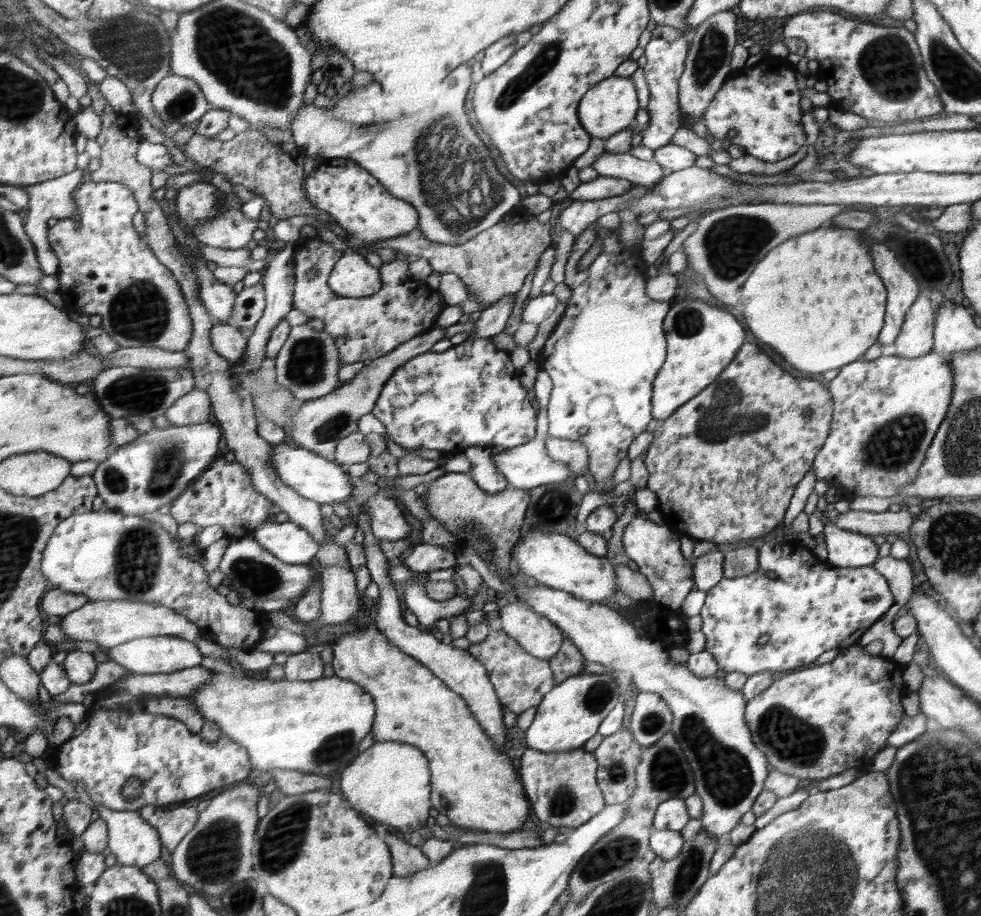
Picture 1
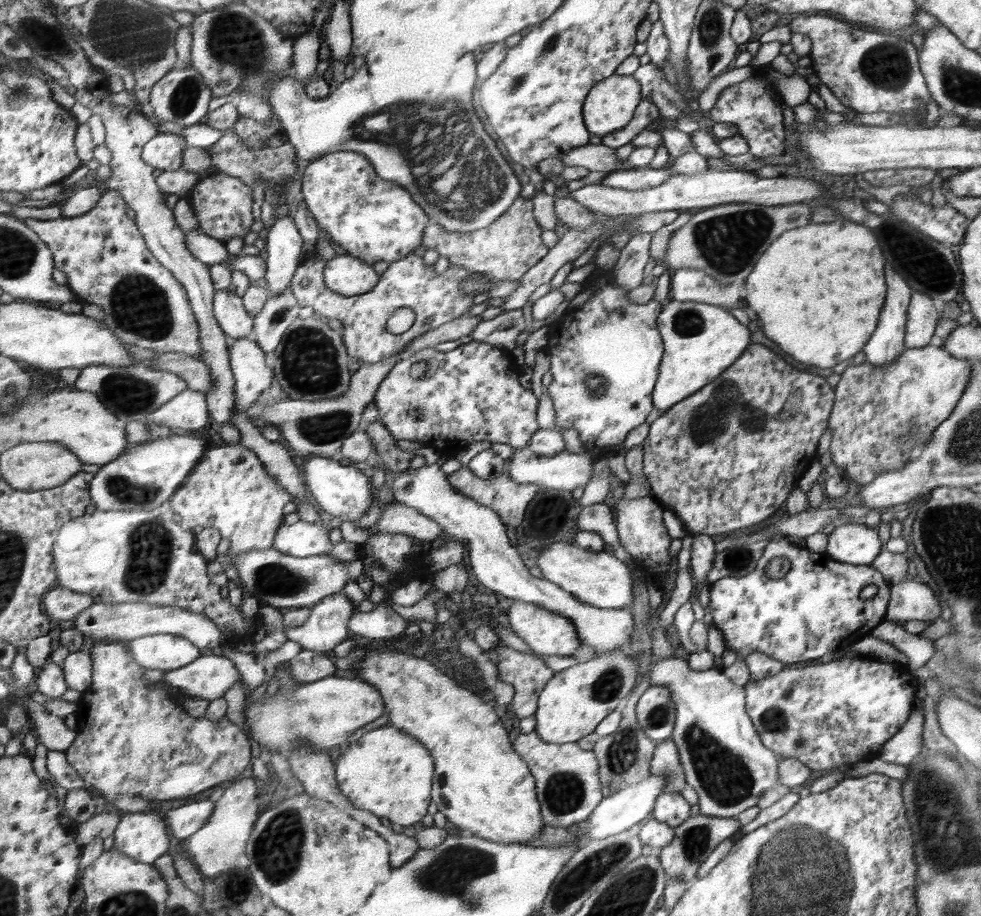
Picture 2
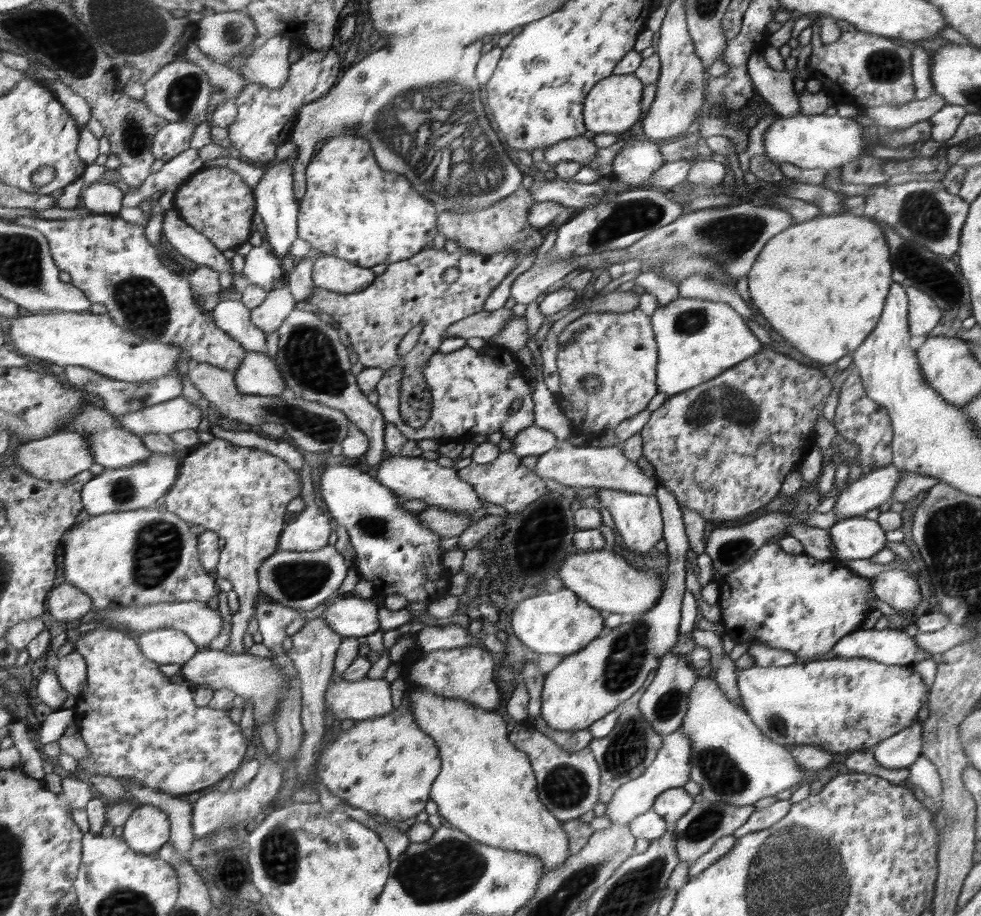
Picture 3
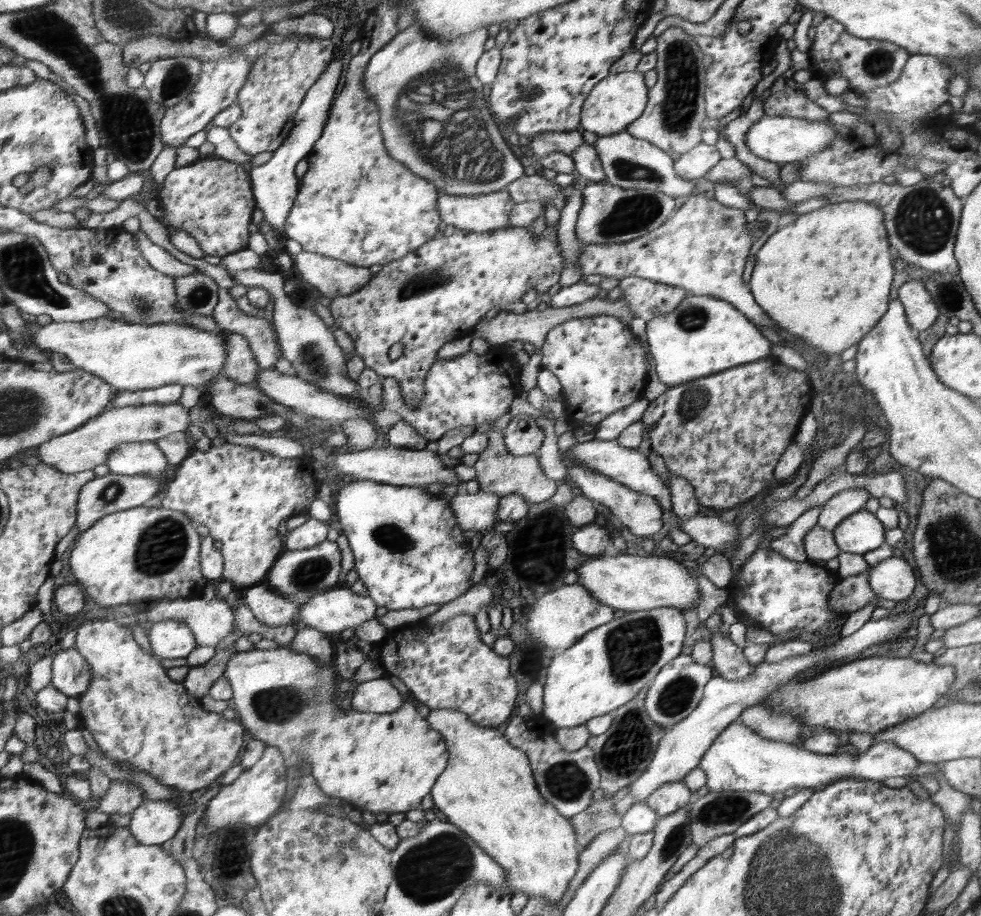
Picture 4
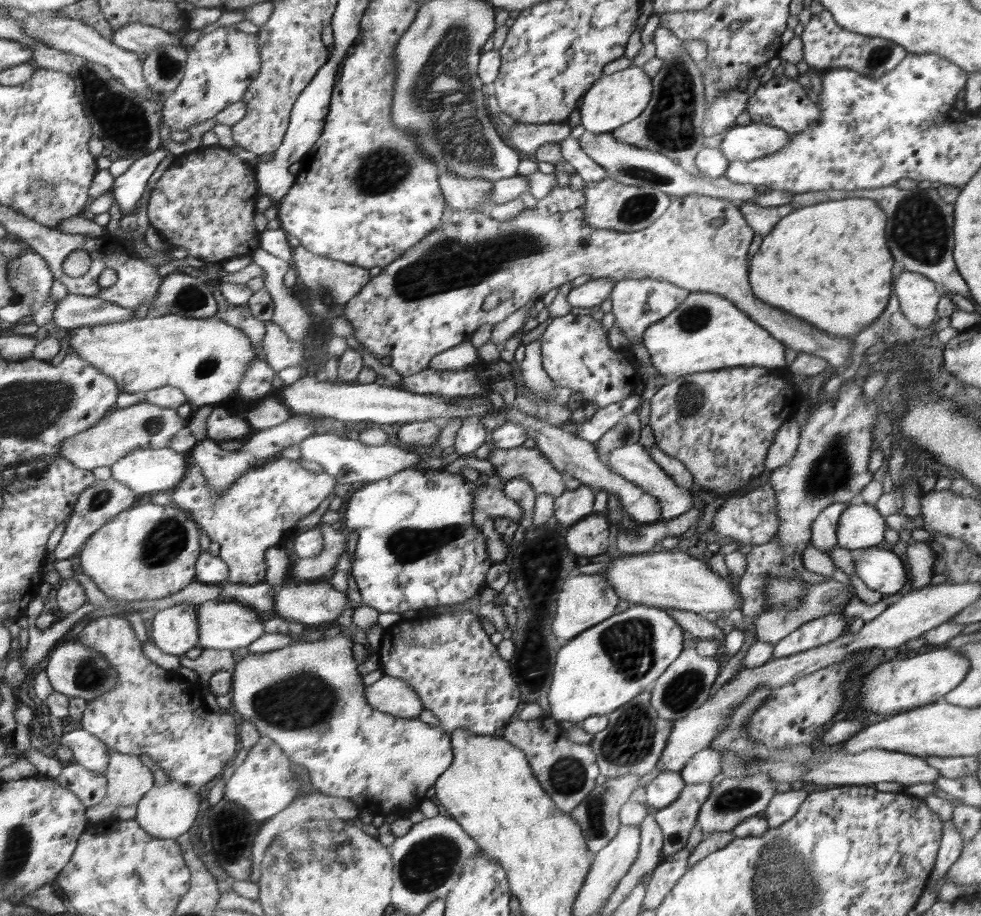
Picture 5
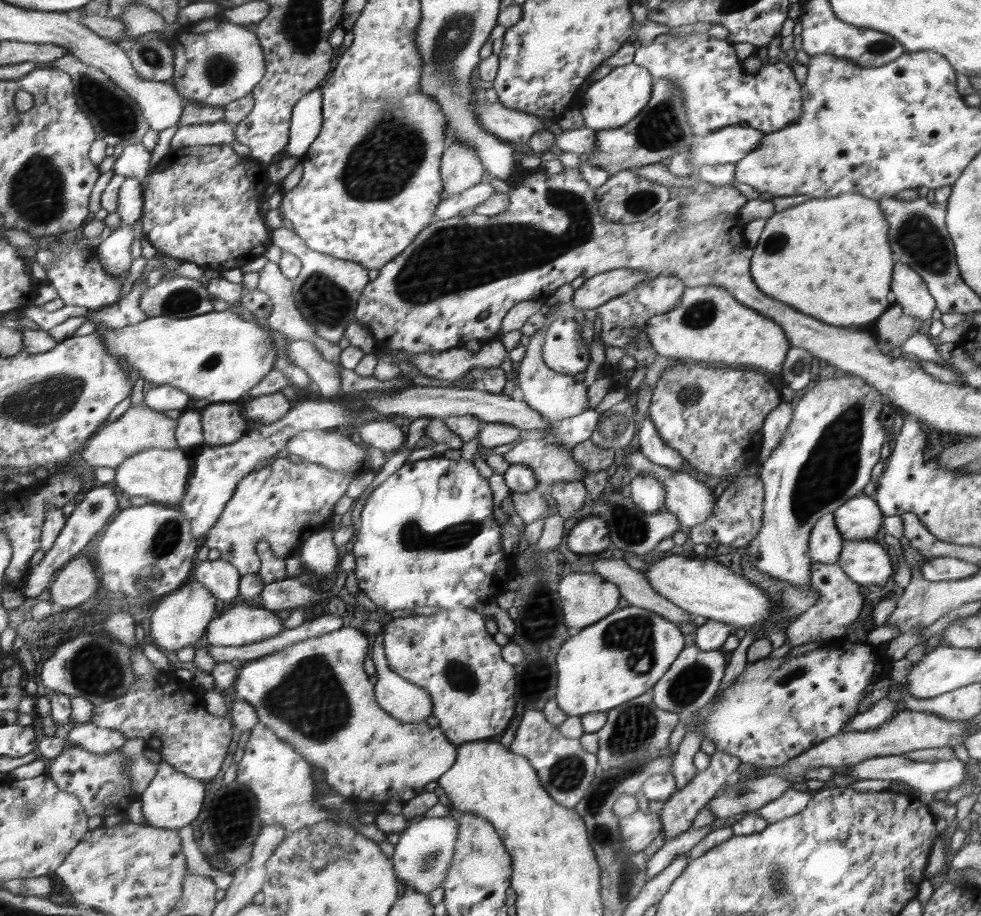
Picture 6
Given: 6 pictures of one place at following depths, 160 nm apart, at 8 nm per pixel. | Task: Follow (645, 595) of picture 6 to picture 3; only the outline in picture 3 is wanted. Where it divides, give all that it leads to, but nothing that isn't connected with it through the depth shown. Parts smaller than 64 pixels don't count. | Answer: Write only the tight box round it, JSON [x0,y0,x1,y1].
[736,658,930,754]

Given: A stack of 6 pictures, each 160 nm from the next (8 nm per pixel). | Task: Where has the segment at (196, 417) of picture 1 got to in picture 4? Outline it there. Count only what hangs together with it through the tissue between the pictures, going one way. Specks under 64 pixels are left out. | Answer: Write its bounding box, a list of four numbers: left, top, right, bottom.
[39,403,190,474]

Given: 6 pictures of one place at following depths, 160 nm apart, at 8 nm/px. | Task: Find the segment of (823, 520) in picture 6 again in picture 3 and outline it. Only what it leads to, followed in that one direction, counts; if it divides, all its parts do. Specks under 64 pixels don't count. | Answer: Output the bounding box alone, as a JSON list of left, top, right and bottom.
[833,465,904,520]

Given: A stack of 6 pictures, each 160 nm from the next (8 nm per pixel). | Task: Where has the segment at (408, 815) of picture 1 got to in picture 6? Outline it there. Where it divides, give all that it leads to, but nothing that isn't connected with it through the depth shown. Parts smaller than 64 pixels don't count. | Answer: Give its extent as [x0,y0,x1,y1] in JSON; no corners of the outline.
[235,627,458,806]

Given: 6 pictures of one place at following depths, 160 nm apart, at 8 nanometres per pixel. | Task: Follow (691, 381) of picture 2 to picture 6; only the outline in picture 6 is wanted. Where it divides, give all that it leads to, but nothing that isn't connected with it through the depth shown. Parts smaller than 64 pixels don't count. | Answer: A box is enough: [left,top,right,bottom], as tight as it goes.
[645,284,792,376]

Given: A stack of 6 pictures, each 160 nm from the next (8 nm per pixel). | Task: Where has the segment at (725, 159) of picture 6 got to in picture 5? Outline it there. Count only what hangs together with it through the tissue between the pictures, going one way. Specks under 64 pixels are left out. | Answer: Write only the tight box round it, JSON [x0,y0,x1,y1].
[718,123,791,161]

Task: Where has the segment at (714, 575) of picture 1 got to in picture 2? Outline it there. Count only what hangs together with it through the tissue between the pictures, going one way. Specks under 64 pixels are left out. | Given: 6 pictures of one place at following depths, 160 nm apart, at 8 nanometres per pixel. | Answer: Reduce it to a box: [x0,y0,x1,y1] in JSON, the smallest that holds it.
[690,534,719,584]

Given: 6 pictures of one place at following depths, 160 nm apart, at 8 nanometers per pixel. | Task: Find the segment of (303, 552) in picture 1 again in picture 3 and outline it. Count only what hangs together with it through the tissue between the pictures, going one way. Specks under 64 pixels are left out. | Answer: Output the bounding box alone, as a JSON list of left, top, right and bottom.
[279,460,332,551]

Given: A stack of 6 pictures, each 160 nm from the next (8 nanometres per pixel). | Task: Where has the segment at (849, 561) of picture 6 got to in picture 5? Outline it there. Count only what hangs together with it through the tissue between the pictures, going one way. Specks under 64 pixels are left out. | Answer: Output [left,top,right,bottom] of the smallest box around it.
[855,547,906,595]

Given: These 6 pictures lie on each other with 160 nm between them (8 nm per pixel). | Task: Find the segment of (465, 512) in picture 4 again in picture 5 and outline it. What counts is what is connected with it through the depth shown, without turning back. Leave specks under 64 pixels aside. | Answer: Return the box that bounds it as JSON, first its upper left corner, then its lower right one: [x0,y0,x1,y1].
[474,485,523,522]

